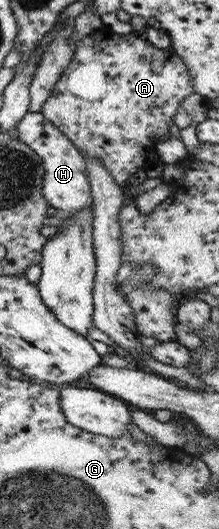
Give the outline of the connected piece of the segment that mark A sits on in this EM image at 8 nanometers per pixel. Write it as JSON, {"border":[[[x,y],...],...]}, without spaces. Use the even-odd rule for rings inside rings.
{"border":[[[102,26],[77,41],[69,64],[54,83],[39,112],[85,156],[97,157],[113,177],[115,185],[123,188],[124,181],[137,169],[147,170],[163,163],[157,157],[155,144],[173,131],[173,117],[181,101],[192,94],[194,90],[187,66],[170,47],[155,48],[143,36],[116,34]]]}

